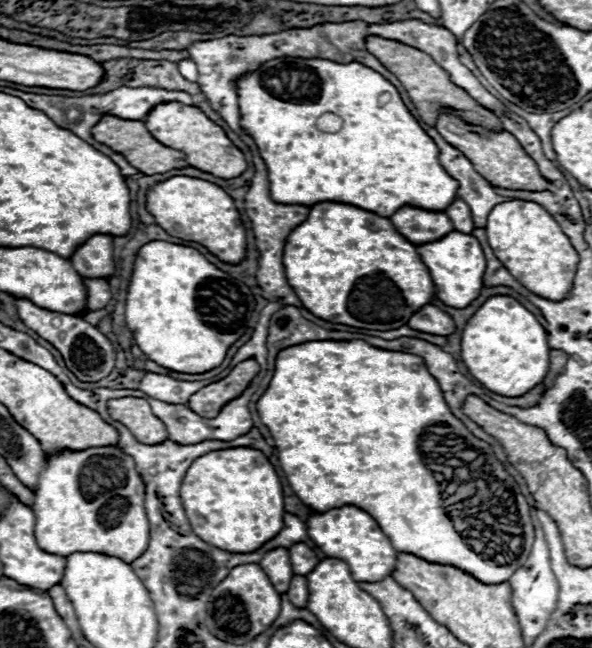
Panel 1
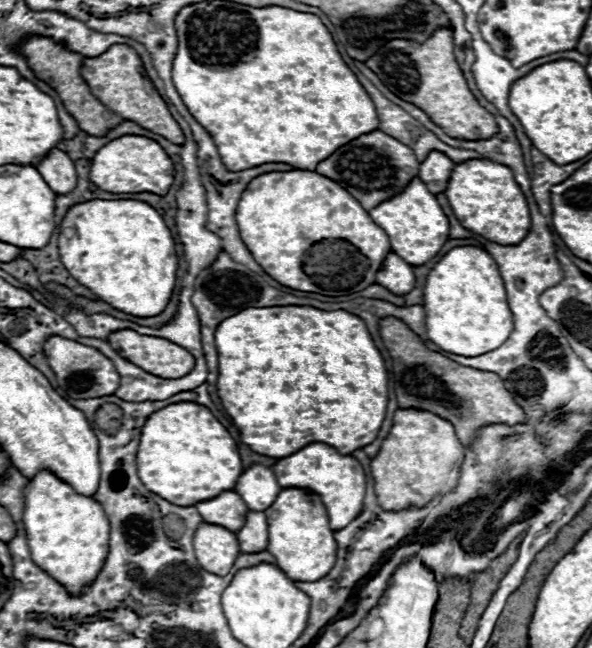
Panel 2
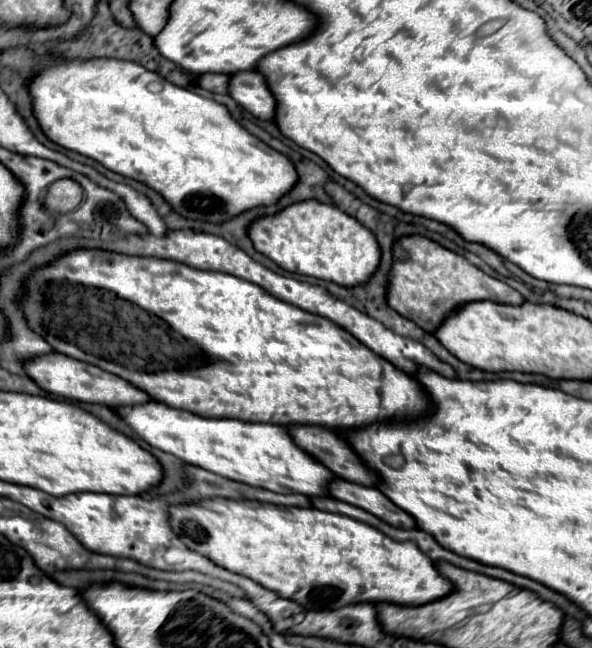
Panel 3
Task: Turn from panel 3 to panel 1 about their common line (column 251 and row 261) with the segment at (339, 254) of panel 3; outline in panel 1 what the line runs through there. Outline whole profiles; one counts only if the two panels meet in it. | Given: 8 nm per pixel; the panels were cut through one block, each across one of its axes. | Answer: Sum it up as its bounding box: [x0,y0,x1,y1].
[146,176,246,264]

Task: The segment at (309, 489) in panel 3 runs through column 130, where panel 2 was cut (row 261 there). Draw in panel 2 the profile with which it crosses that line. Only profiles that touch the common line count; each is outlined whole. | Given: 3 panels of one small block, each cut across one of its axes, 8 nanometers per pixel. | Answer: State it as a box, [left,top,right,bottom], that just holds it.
[370,178,450,266]

